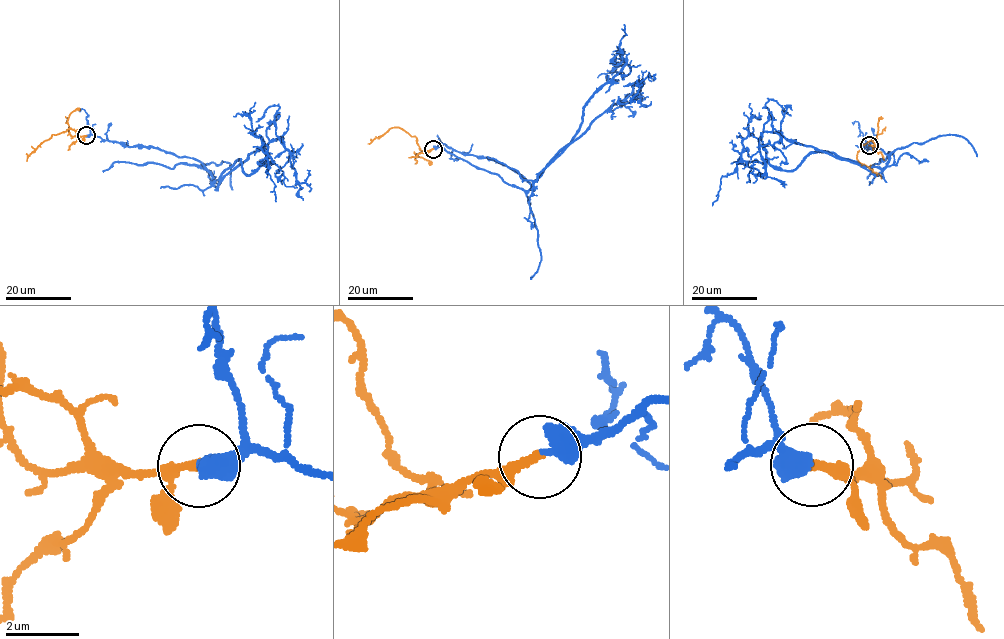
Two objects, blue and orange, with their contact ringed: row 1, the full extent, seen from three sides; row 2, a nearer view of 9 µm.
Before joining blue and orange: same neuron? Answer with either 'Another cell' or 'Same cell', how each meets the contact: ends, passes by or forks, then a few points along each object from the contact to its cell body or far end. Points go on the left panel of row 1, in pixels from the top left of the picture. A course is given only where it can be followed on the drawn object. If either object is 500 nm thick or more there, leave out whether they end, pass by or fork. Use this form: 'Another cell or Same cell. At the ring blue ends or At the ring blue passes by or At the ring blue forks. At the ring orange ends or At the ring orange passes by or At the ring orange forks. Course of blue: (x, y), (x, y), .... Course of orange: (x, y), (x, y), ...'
Same cell. At the ring blue passes by. At the ring orange ends. Course of blue: (86, 136), (196, 159), (212, 182), (239, 159), (247, 175), (273, 162), (251, 119), (234, 116). Course of orange: (86, 136), (79, 136), (69, 128), (41, 142), (26, 160)

